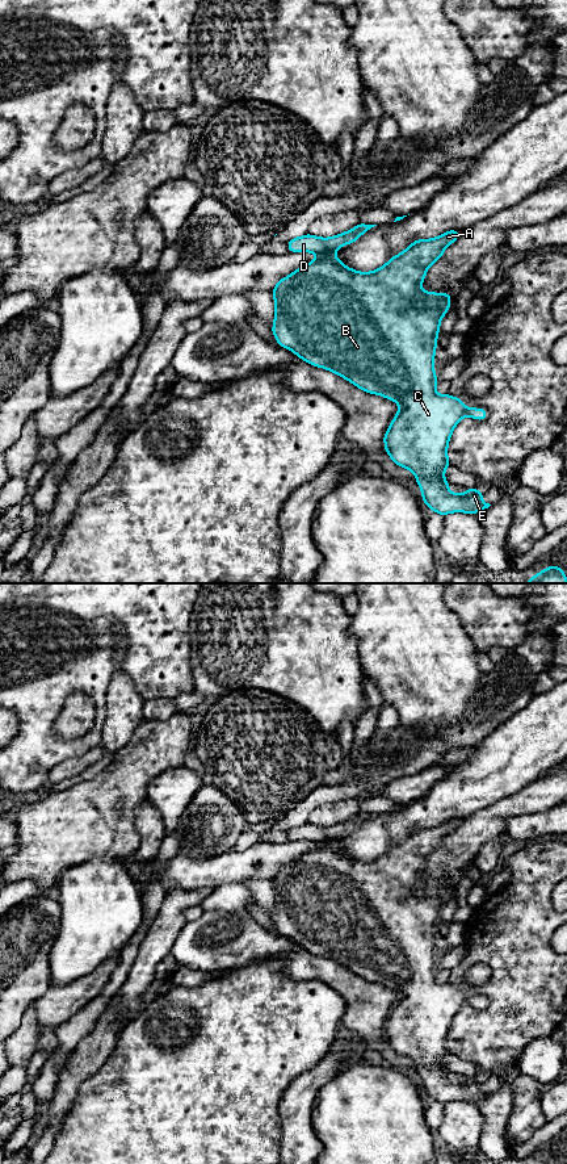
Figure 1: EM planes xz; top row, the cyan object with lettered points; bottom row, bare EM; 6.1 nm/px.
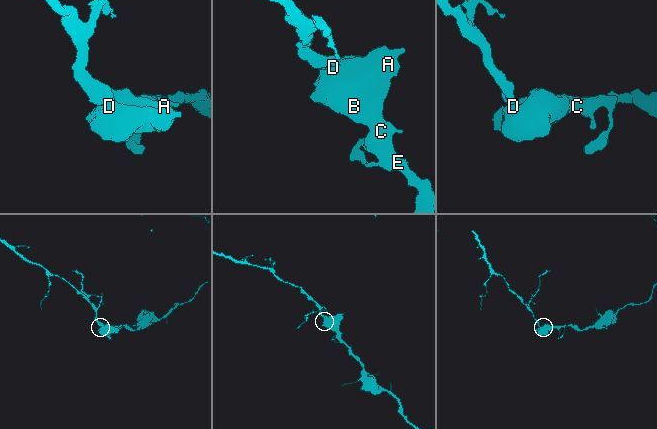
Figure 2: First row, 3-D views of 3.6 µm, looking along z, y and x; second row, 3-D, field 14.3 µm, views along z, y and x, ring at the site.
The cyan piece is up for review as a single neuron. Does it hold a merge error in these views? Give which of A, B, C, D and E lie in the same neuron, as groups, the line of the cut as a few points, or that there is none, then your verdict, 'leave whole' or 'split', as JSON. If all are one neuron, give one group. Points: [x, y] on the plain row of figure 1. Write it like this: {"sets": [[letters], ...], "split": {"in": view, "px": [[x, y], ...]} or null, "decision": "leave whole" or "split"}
{"sets": [["A", "B", "C", "D", "E"]], "split": null, "decision": "leave whole"}

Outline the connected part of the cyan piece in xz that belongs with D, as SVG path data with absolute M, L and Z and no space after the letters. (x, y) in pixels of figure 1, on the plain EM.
M358 812L340 824L332 826L319 826L306 822L287 830L289 841L306 839L318 842L319 846L299 855L291 863L281 867L273 876L274 884L274 913L272 921L280 935L293 939L299 947L311 954L324 956L348 968L354 975L370 983L379 983L383 987L395 989L399 1000L390 1012L383 1031L386 1042L391 1048L411 1059L419 1072L421 1089L442 1105L450 1101L476 1101L488 1097L491 1093L482 1089L483 1079L466 1077L462 1084L452 1081L445 1068L444 1059L452 1052L448 1050L448 1033L453 1017L463 1005L484 1009L487 998L476 996L469 997L463 989L450 983L438 984L436 981L436 959L433 949L437 935L440 910L450 897L450 880L438 883L436 880L423 880L421 871L427 864L427 858L442 846L445 837L454 832L462 820L449 818L433 828L417 828L402 842L392 845L383 855L373 861L357 861L344 854L332 841L337 837L356 830L364 821L377 813Z

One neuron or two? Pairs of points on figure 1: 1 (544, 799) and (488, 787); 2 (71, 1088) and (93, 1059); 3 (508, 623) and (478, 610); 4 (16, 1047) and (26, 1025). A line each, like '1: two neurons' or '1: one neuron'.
1: two neurons
2: one neuron
3: one neuron
4: one neuron

